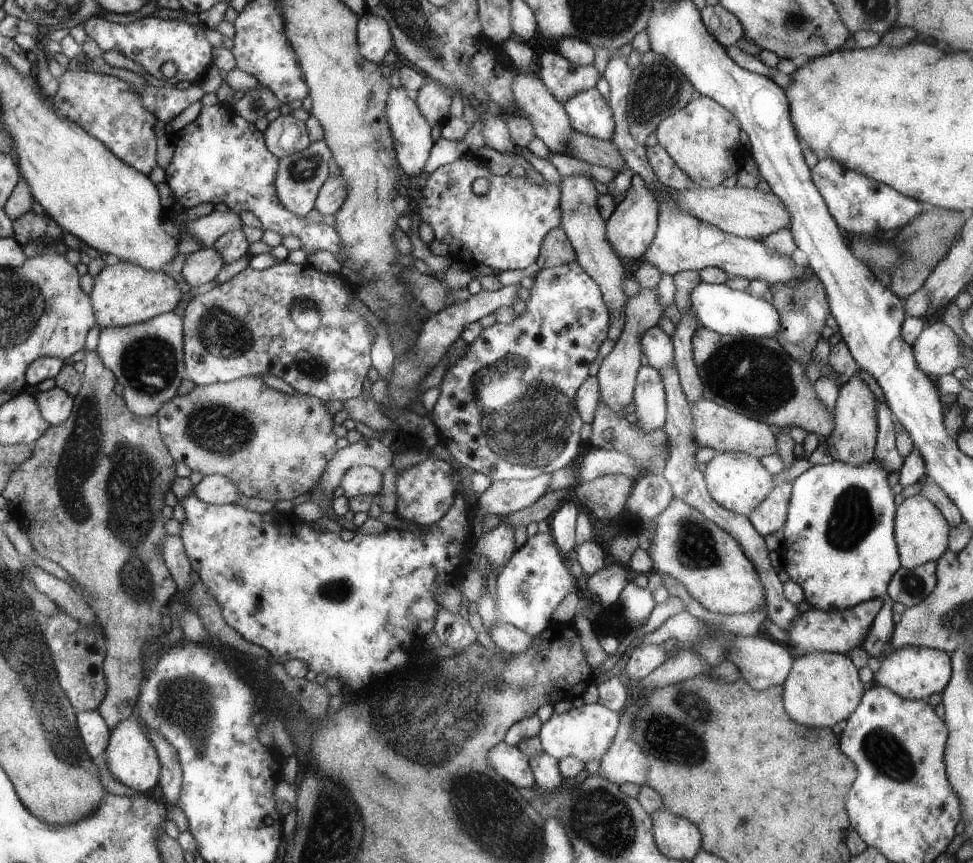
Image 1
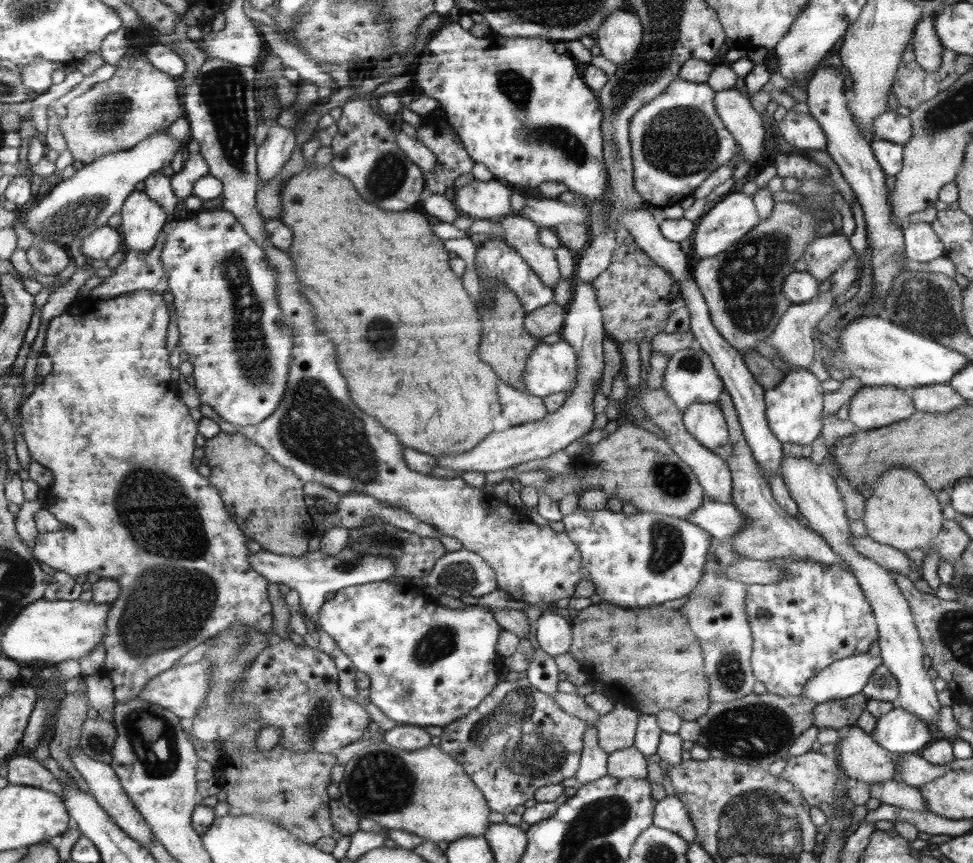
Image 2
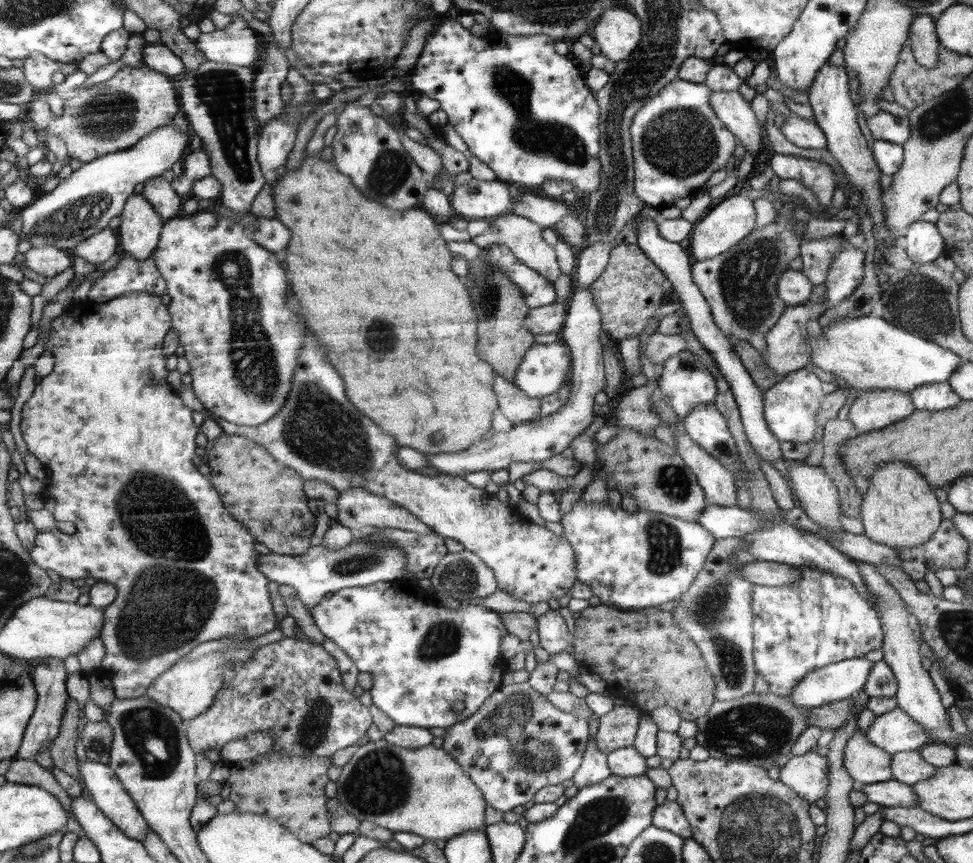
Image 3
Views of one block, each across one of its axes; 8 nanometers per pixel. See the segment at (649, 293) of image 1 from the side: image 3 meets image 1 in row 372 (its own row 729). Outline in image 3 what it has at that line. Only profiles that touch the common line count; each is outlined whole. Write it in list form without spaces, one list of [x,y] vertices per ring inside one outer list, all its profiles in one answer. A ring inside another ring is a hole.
[[[615,705],[613,710],[598,718],[600,726],[596,734],[596,744],[606,754],[616,750],[633,746],[638,732],[639,714],[632,707]]]

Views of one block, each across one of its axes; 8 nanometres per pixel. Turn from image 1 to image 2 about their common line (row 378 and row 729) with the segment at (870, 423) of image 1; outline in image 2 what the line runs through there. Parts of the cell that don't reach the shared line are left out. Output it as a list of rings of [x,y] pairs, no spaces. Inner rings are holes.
[[[857,726],[843,733],[837,751],[840,758],[837,763],[852,780],[878,784],[895,774],[893,760],[897,754],[882,748],[871,734]]]

